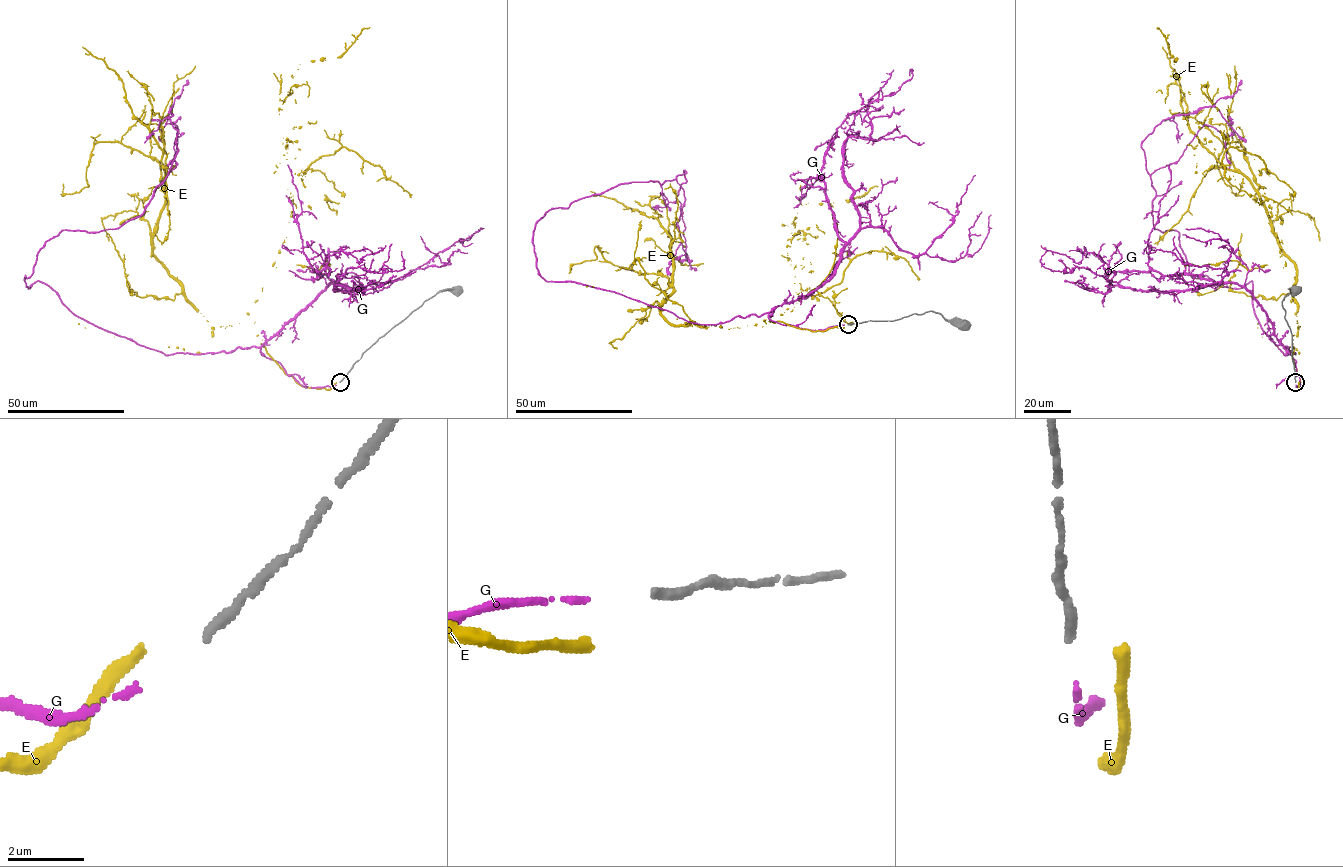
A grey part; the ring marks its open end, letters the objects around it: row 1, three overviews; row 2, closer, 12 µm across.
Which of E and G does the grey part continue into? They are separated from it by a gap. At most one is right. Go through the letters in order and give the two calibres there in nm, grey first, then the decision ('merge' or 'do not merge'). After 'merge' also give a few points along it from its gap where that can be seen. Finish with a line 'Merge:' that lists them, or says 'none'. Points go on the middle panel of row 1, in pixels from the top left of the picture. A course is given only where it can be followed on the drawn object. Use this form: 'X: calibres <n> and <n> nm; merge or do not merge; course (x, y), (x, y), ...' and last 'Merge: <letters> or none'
E: calibres 260 and 360 nm; do not merge
G: calibres 260 and 150 nm; merge; course (844, 325), (802, 329), (768, 313), (699, 324), (547, 281), (536, 222), (684, 170), (672, 275)
Merge: G

